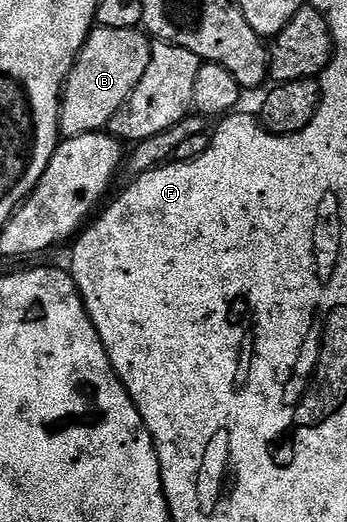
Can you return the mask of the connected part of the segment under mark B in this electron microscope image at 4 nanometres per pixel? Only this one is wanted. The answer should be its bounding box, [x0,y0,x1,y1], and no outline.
[61,26,152,136]

